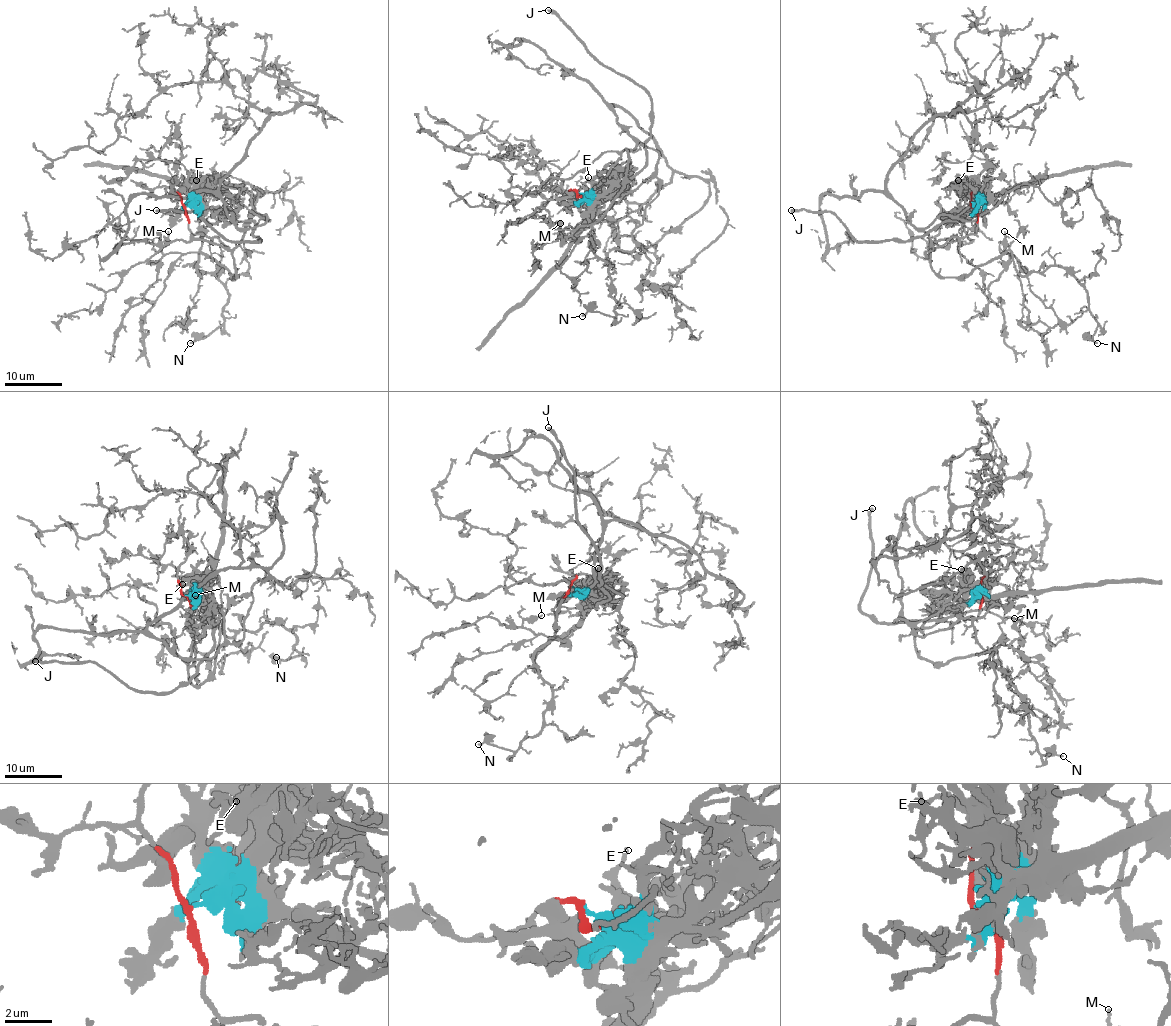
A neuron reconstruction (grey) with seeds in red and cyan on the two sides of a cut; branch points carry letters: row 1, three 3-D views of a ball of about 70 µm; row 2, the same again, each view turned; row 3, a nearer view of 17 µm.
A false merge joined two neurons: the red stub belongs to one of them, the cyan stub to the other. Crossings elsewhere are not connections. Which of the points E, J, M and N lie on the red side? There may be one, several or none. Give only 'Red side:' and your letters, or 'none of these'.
Red side: M, N

